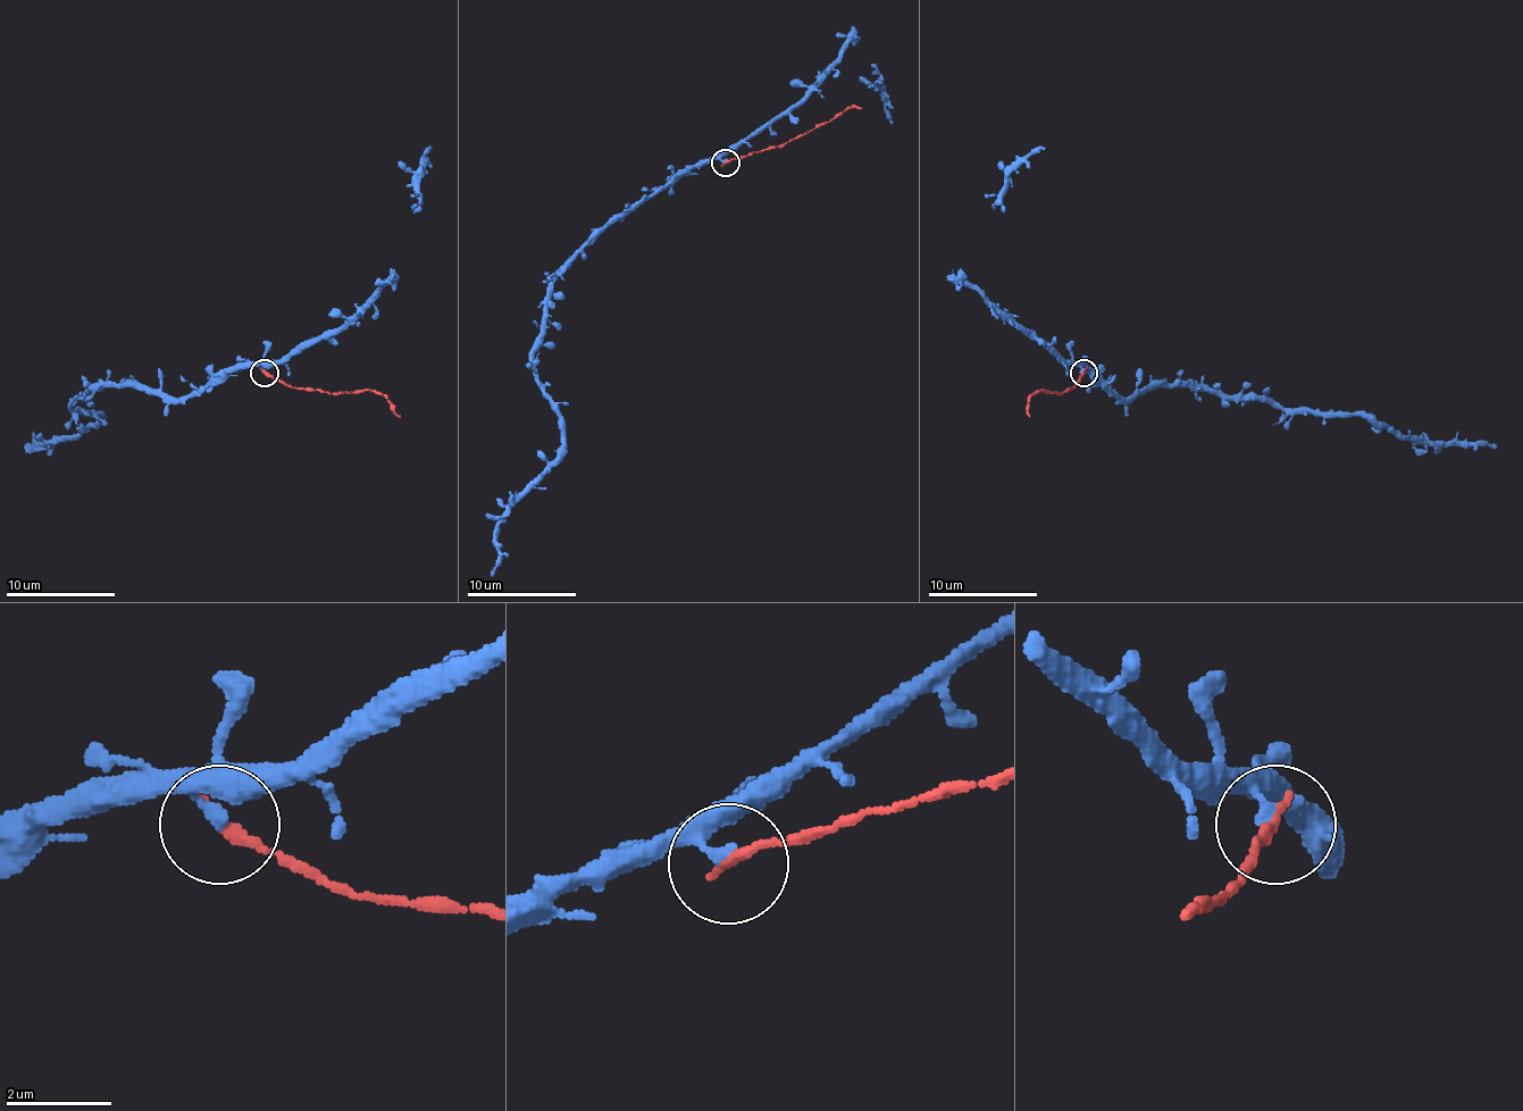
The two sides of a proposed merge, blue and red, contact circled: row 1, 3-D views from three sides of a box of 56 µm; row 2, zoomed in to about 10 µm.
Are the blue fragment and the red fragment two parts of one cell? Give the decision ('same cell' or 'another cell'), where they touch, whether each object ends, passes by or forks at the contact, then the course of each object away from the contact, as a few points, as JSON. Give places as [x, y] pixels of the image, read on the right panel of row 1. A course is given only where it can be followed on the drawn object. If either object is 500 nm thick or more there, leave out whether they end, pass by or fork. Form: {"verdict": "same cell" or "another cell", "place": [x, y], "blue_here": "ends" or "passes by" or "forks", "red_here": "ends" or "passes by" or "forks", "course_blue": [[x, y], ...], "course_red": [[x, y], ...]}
{"verdict": "another cell", "place": [1084, 373], "blue_here": "ends", "red_here": "ends", "course_blue": [[1084, 373], [1080, 365], [1116, 398], [1157, 386], [1264, 395], [1275, 406], [1377, 419], [1404, 436], [1497, 448]], "course_red": [[1084, 373], [1064, 392], [1039, 390], [1028, 401], [1028, 417]]}

